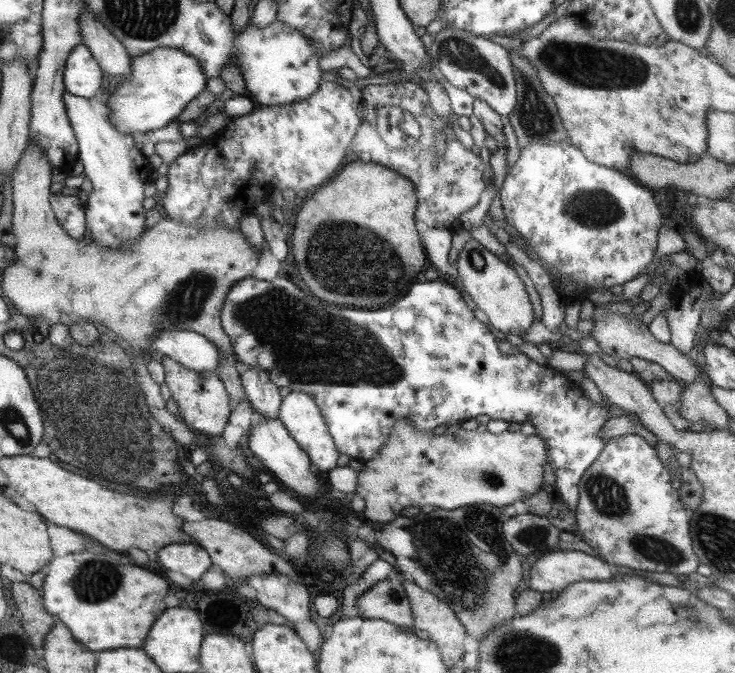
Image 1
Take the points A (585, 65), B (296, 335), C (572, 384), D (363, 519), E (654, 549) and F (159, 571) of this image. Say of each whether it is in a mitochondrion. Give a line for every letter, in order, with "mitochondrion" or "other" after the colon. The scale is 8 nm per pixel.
A: mitochondrion
B: mitochondrion
C: other
D: other
E: mitochondrion
F: other

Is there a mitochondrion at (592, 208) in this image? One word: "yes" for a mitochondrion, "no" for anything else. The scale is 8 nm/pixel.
yes

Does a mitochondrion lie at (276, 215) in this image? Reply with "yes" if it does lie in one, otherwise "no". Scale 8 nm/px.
no

